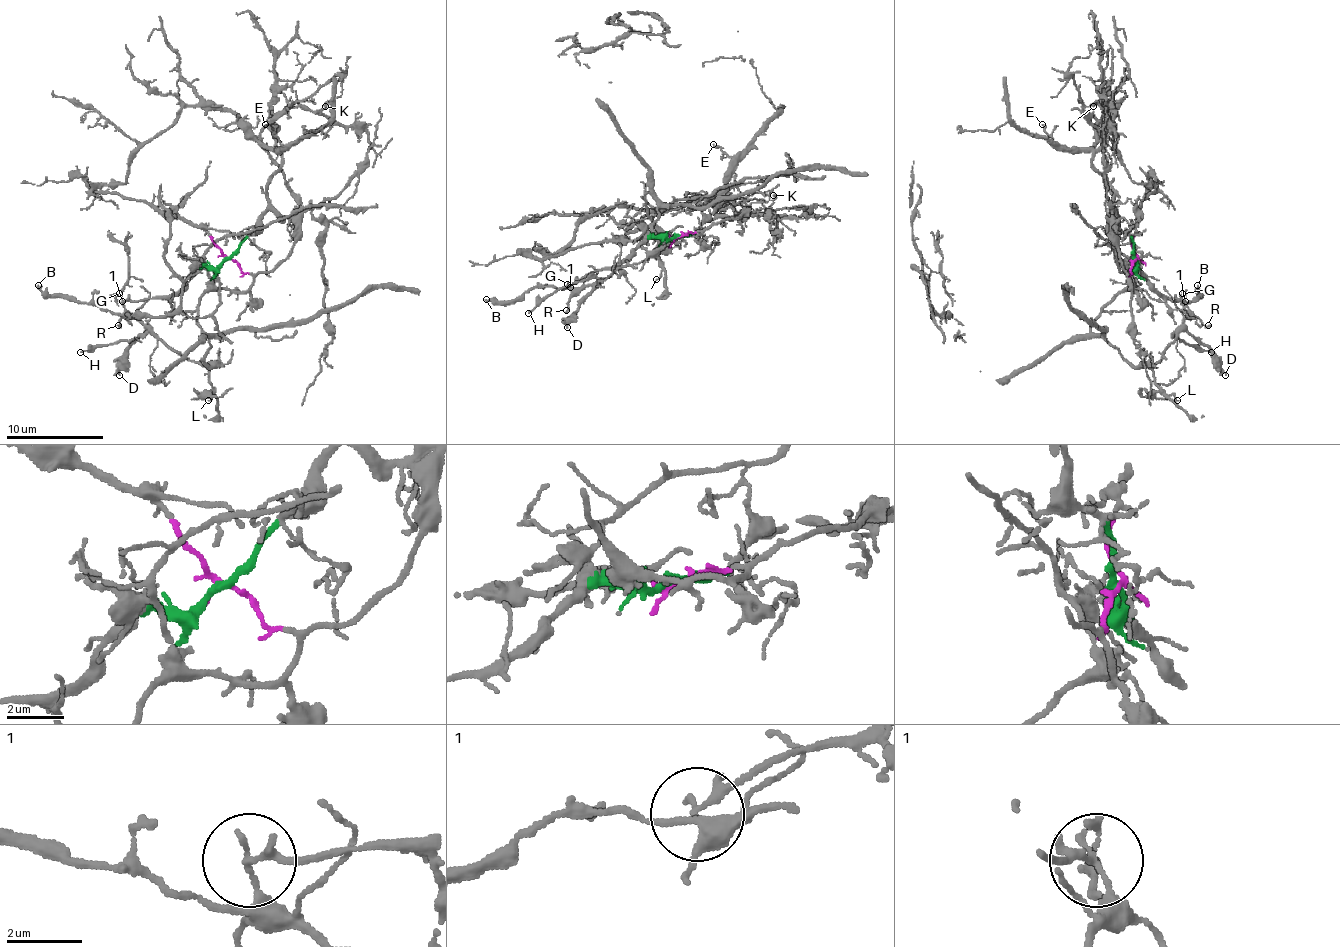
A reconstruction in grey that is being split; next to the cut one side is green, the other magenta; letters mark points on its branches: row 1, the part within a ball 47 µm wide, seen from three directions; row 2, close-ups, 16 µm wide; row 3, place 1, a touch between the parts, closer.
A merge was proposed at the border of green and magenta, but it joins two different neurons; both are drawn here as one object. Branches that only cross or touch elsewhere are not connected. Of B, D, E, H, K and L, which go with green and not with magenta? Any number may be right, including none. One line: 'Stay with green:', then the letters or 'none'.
Stay with green: E, K

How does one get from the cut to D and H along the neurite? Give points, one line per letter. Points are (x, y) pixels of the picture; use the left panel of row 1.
D: (227, 259), (254, 283), (210, 288), (198, 307), (210, 366), (144, 332), (120, 375)
H: (227, 259), (254, 283), (246, 290), (210, 288), (198, 307), (210, 366), (152, 334), (81, 351)

